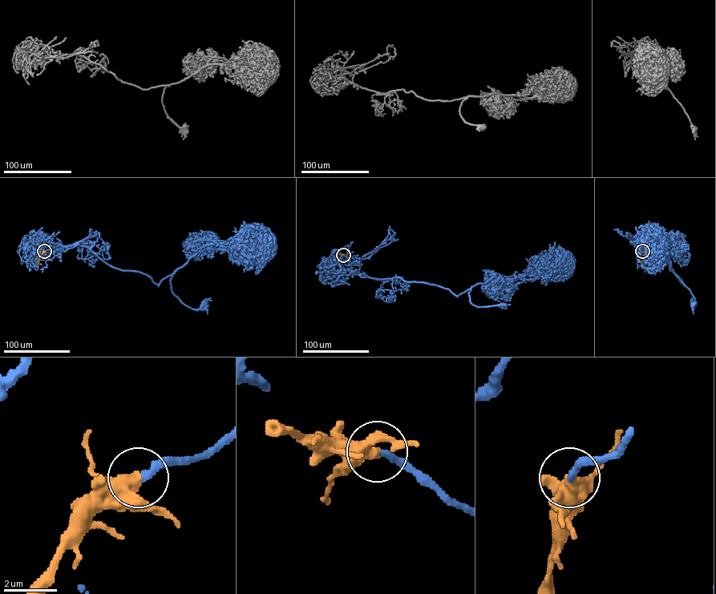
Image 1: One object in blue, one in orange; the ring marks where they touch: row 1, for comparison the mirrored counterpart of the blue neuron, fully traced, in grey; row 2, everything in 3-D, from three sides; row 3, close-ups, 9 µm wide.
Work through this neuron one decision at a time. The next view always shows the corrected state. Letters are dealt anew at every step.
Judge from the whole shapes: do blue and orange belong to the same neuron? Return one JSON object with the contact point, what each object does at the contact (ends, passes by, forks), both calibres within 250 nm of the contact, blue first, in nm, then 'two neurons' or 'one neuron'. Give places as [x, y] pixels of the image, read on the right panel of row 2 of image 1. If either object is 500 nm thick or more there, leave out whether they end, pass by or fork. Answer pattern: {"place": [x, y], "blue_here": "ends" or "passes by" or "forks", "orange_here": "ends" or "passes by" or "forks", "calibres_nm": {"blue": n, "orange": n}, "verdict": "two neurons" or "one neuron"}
{"place": [642, 251], "calibres_nm": {"blue": 260, "orange": 550}, "verdict": "one neuron"}

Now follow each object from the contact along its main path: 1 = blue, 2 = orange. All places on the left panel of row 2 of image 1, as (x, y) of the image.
1: (44, 251), (52, 241), (86, 246), (157, 284), (171, 275), (171, 290), (183, 303), (193, 309), (205, 303)
2: (44, 251), (39, 256), (37, 265)

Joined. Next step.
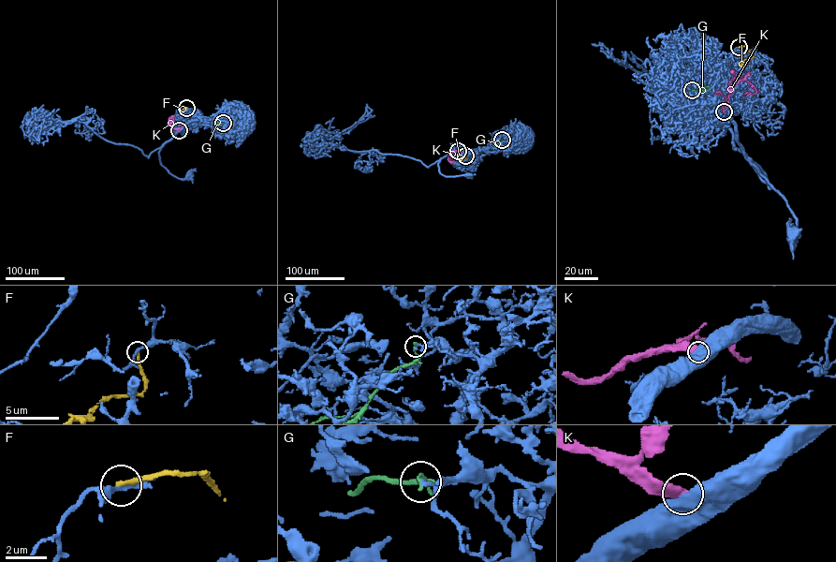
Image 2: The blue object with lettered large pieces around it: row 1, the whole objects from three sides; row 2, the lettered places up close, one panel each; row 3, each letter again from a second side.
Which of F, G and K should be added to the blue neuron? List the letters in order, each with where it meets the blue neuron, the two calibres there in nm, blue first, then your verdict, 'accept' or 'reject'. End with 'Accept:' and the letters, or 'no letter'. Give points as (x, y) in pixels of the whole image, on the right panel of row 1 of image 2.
F: contact (739, 47); calibres 200 and 240 nm; reject
G: contact (692, 90); calibres 150 and 130 nm; reject
K: contact (724, 111); calibres 800 and 500 nm; reject
Accept: no letter

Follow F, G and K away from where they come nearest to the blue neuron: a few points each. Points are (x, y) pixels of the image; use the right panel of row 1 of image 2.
F: (739, 47), (745, 46), (753, 56), (745, 59), (742, 64), (746, 64)
G: (692, 90), (703, 91), (708, 85)
K: (724, 111), (729, 93), (740, 81), (746, 80), (756, 92), (754, 85), (747, 86)

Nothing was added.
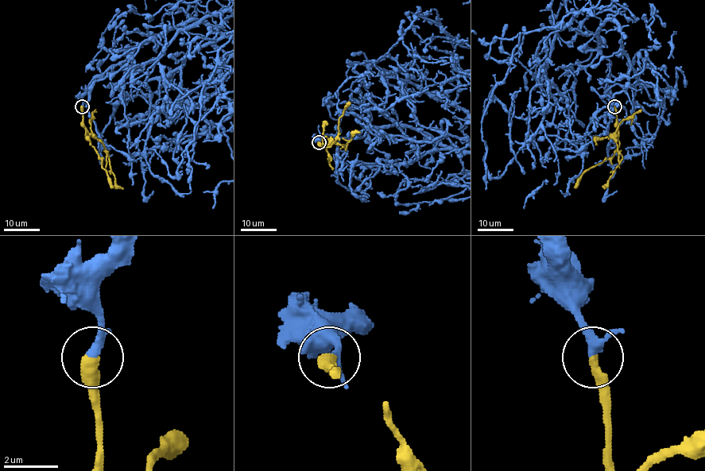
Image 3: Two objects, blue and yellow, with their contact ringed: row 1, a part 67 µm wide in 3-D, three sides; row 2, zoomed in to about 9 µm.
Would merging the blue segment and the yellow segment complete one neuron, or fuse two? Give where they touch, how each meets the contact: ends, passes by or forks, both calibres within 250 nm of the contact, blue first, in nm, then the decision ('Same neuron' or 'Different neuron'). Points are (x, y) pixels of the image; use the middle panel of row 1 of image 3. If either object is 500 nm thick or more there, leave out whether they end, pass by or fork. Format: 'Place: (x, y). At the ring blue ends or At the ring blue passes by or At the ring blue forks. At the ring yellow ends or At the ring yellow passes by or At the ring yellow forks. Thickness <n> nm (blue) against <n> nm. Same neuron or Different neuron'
Place: (319, 142). At the ring blue passes by. At the ring yellow ends. Thickness 280 nm (blue) against 460 nm. Same neuron

